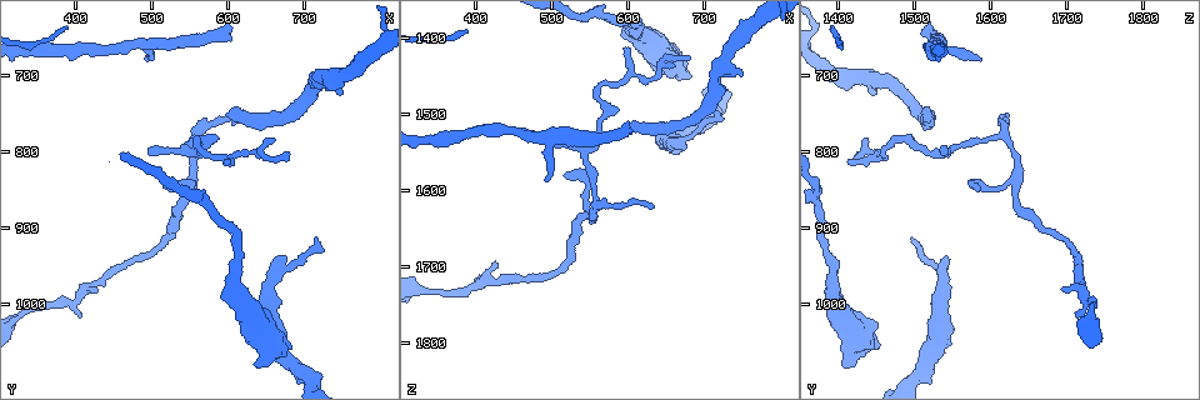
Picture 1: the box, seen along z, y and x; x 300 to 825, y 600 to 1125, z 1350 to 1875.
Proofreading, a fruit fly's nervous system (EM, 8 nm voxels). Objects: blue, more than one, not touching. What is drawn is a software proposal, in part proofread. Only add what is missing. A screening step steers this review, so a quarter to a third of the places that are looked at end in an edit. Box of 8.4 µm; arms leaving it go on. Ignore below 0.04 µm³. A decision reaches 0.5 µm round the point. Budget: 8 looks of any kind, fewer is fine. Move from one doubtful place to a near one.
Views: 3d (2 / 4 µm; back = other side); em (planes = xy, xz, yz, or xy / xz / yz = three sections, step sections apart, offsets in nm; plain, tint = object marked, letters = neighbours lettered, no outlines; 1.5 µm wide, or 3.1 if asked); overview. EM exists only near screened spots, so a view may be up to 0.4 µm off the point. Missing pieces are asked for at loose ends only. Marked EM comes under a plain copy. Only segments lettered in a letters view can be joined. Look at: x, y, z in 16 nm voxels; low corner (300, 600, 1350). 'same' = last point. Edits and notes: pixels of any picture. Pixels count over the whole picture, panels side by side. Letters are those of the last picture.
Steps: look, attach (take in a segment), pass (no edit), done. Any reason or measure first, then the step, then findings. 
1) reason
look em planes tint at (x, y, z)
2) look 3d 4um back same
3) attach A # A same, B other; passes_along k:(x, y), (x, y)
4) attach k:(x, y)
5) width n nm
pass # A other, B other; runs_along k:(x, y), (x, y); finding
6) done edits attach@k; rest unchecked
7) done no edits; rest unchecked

branch stops here
look 3d 4um at (635, 1080, 1410)

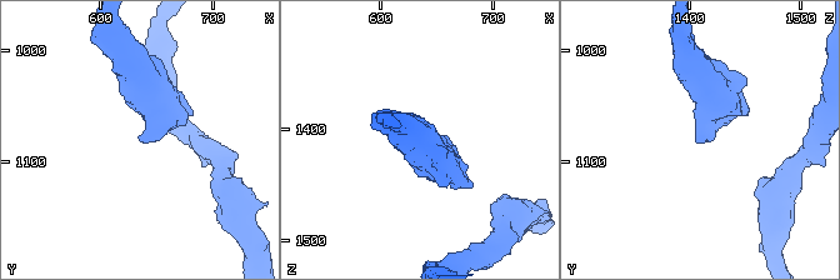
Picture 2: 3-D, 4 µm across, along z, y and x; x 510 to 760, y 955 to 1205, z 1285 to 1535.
look em planes letters at (632, 1080, 1416)

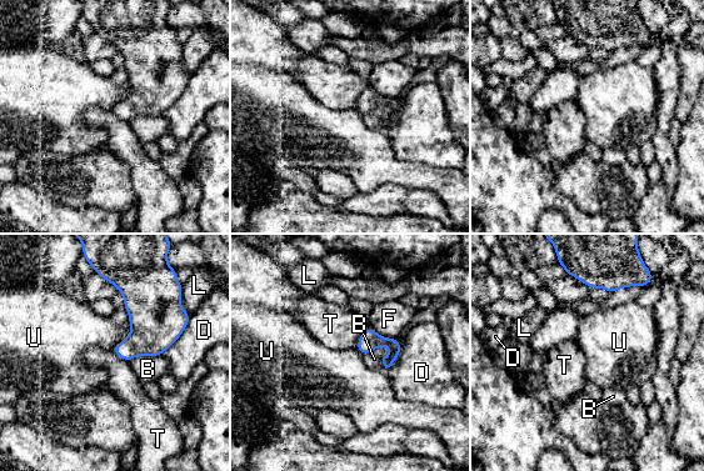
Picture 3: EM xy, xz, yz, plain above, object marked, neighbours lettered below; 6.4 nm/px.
pass # B other, D other, F other, L other, T other, U other; none of them fits

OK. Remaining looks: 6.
an open end
look em xy step 8 letters at (710, 915, 1495)

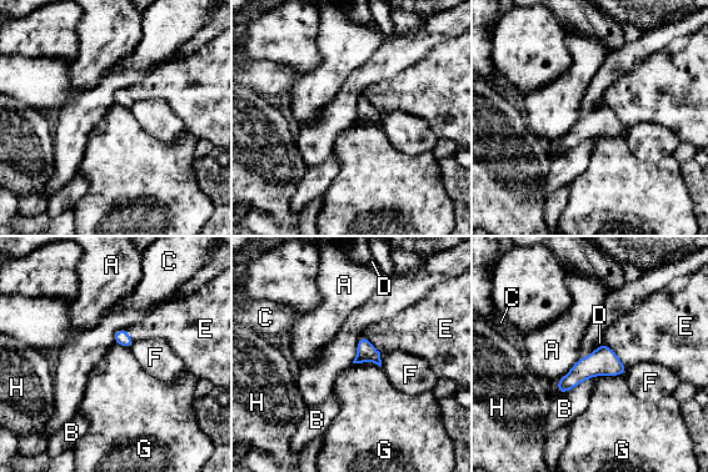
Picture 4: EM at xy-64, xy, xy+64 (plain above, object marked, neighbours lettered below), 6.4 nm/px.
look em planes letters same

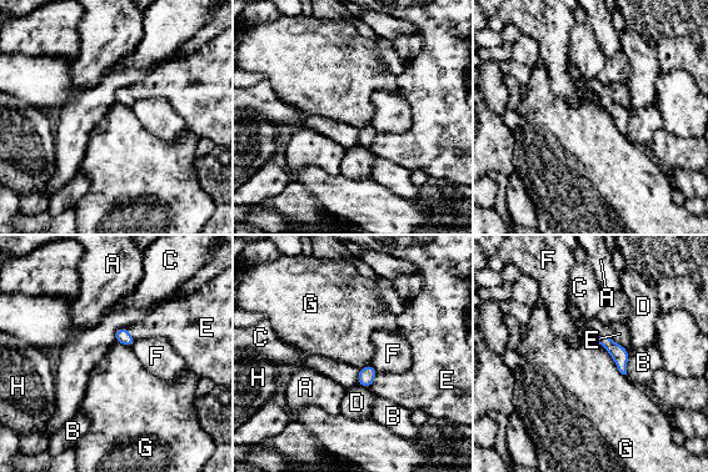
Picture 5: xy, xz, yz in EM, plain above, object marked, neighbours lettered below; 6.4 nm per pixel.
pass # A other, B other, C other, D other, E other, F other, G other, H other; border 5:(604, 347), (616, 367), (626, 375); no lettered segment goes on from it

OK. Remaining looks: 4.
free end
look em xz step 4 tint at (600, 750, 1515)

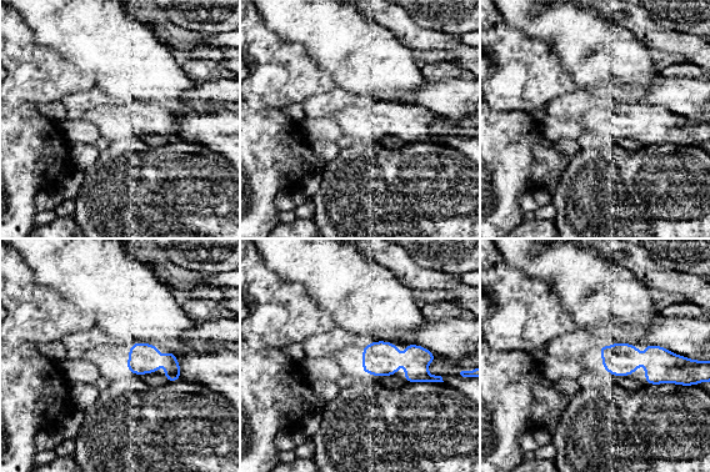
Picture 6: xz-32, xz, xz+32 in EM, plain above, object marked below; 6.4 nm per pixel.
cut it another way
look em planes letters same

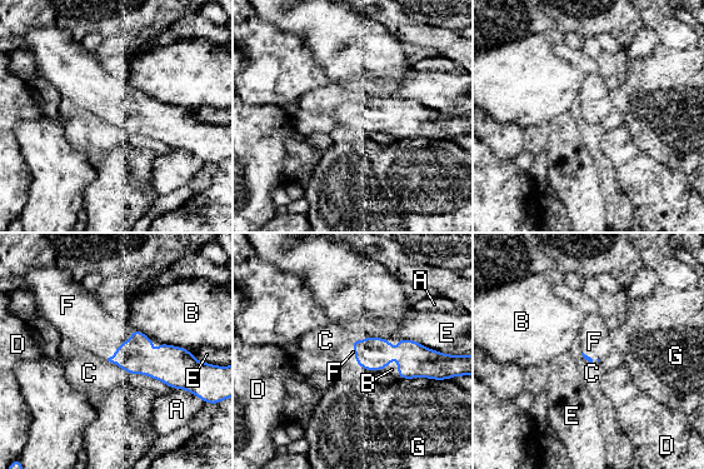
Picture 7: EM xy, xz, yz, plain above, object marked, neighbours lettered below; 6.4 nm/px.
attach 7:(89, 327) # A other, B other, C other, D other, E other, F same, G other; it goes on there

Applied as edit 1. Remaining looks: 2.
done edits attach@7; rest unchecked

